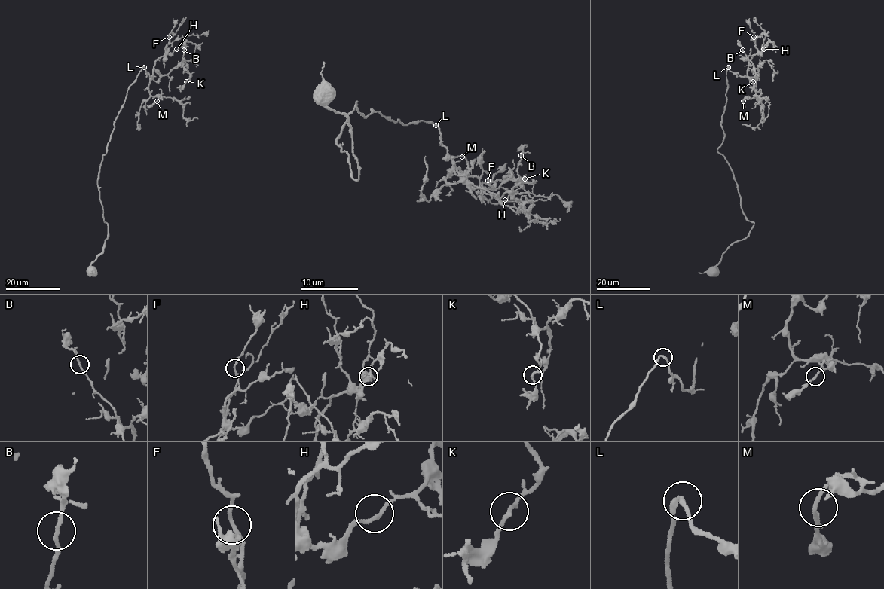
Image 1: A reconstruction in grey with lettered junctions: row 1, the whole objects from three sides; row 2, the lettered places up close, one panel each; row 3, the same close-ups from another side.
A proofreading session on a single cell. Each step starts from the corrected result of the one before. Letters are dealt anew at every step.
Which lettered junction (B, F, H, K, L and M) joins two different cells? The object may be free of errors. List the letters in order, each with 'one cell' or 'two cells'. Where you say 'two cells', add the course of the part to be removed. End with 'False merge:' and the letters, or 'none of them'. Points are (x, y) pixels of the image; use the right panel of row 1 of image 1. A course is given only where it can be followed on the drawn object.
B: one cell
F: one cell
H: one cell
K: one cell
L: one cell
M: one cell
False merge: none of them

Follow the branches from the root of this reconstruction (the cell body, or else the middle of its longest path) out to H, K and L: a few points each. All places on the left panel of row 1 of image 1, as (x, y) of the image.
H: (90, 273), (88, 267), (108, 237), (97, 178), (114, 122), (142, 68), (151, 76), (155, 61), (176, 49)
K: (90, 273), (108, 237), (100, 164), (128, 86), (143, 67), (151, 76), (182, 65), (186, 81)
L: (90, 273), (88, 267), (102, 251), (108, 237), (97, 184), (100, 164), (128, 86), (144, 67)

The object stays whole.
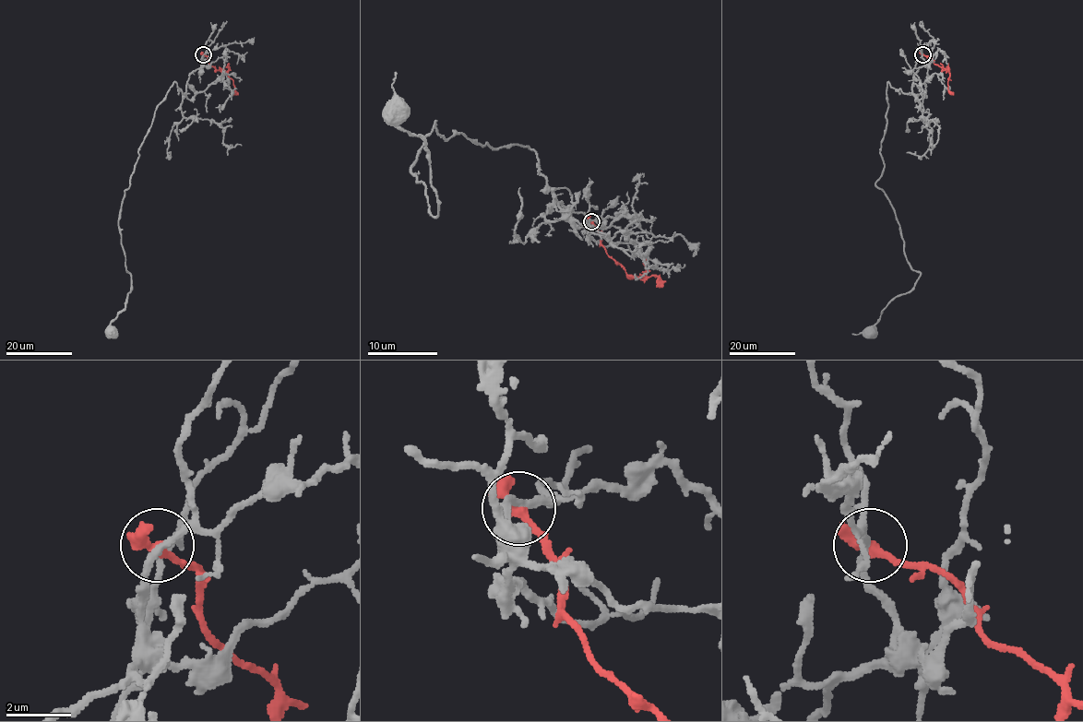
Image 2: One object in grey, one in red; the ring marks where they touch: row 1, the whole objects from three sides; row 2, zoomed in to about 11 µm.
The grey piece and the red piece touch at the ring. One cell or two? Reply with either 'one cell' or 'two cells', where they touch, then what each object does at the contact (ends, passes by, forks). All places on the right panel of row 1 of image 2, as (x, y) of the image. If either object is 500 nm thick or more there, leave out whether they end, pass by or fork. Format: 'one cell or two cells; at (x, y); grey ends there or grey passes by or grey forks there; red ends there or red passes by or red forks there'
two cells; at (922, 54); grey passes by; red ends there

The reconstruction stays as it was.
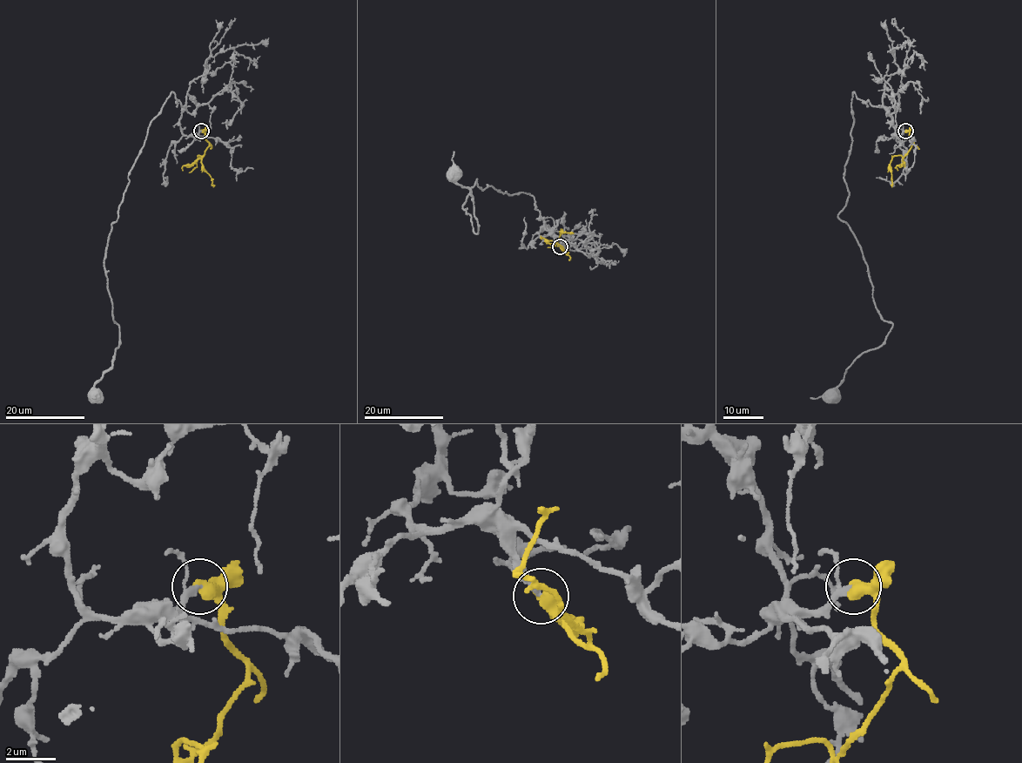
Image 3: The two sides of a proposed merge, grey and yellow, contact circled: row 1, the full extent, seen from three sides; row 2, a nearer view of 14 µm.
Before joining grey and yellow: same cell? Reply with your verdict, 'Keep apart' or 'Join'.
Join

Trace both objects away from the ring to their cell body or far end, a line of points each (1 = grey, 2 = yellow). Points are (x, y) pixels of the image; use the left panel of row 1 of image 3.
1: (201, 131), (182, 131), (184, 107), (171, 93), (128, 177), (104, 265), (118, 345), (93, 397)
2: (201, 131), (208, 144), (205, 153), (198, 157), (200, 156), (203, 168), (211, 177), (213, 186)

